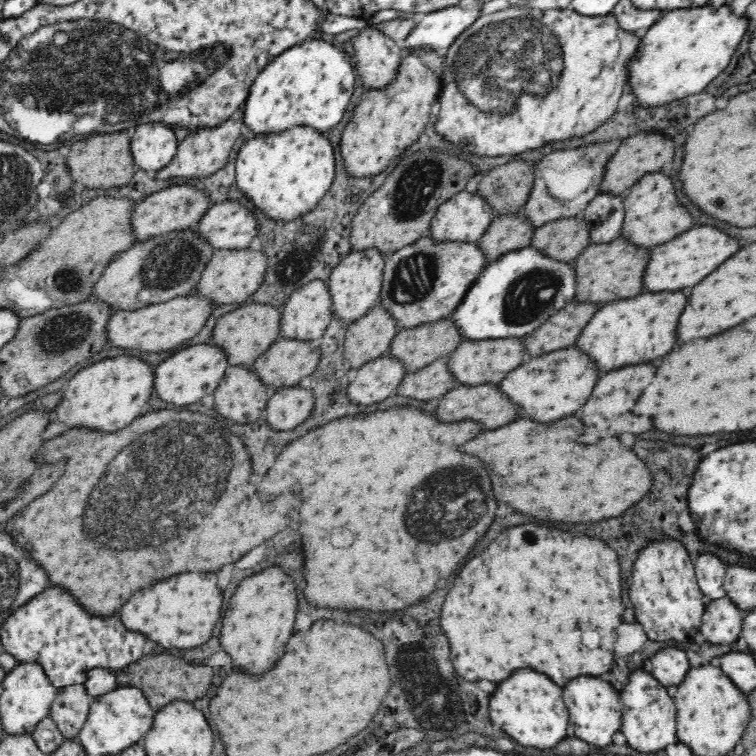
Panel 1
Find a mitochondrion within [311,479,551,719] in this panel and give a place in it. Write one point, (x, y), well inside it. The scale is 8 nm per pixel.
(411, 682)

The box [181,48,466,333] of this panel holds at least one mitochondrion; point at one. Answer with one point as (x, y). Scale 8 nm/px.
(417, 186)

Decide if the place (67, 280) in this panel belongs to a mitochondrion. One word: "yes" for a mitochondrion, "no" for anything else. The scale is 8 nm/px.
yes

